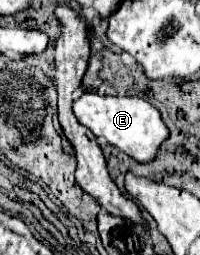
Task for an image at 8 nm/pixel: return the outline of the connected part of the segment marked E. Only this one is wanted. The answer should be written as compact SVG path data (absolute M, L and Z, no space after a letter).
M88 91L74 101L74 115L96 137L104 137L110 145L118 147L138 163L154 161L158 157L160 145L170 137L170 131L164 125L160 111L142 97L108 97Z

